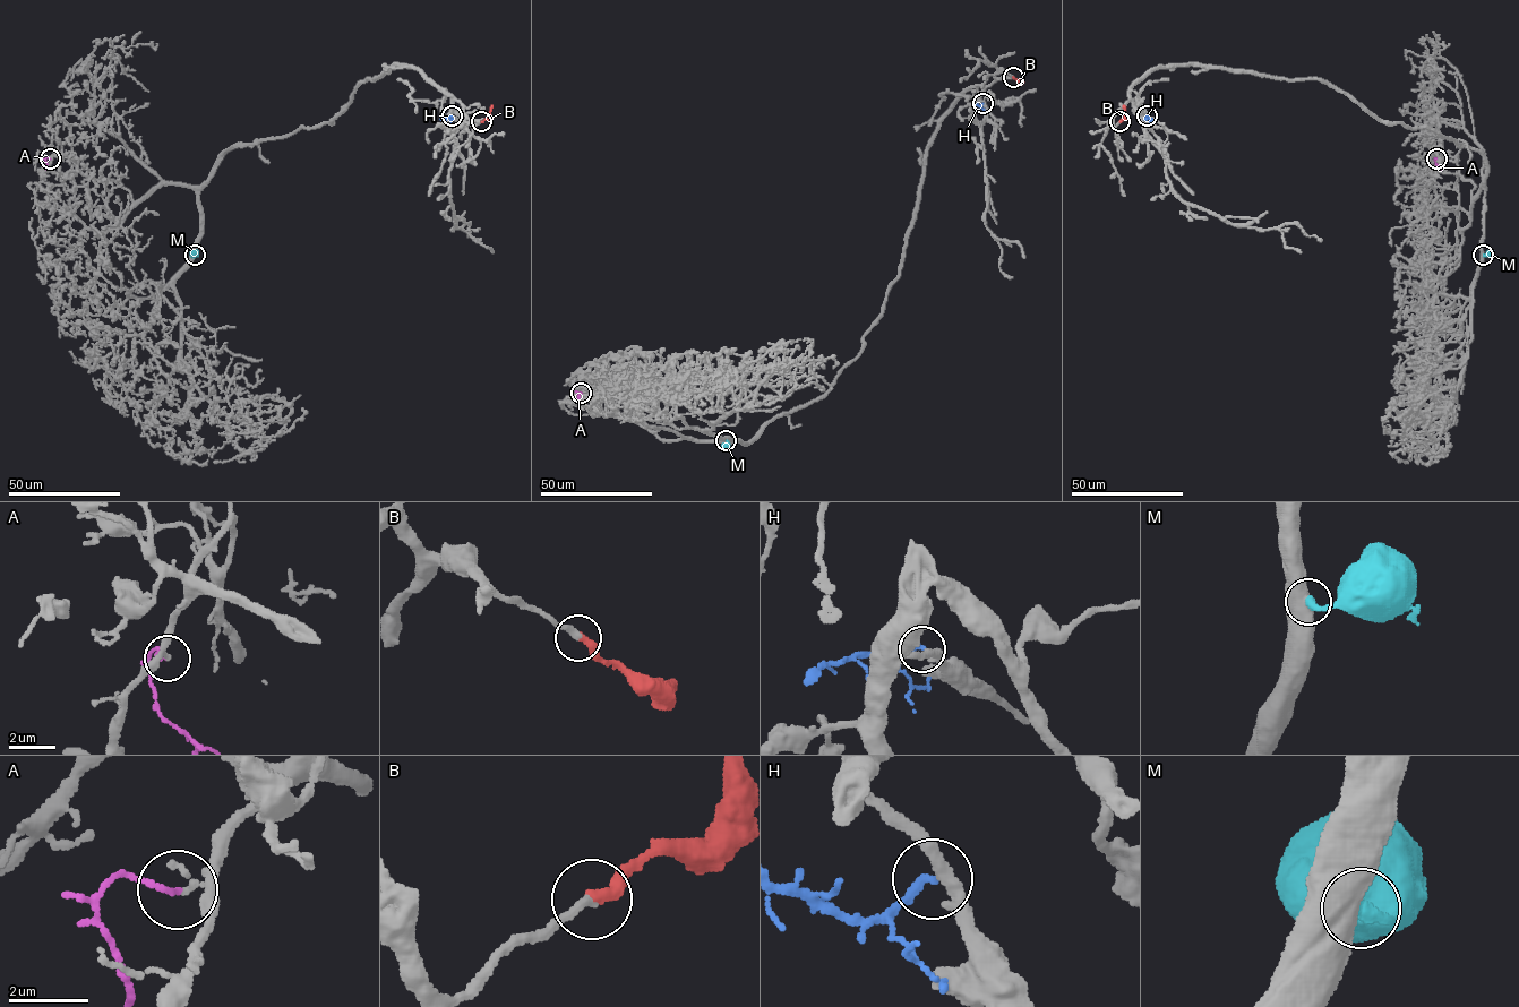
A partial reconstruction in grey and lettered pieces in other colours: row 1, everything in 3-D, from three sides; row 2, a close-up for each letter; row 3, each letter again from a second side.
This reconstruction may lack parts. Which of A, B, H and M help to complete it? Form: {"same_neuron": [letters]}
{"same_neuron": ["A", "B"]}

